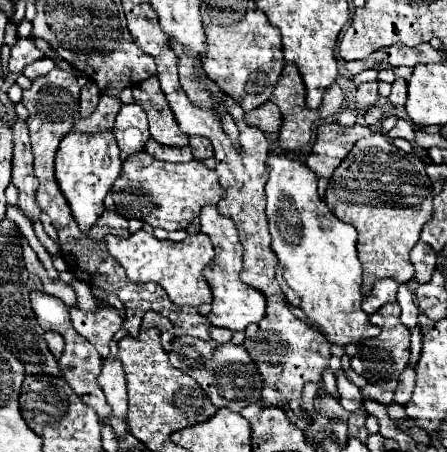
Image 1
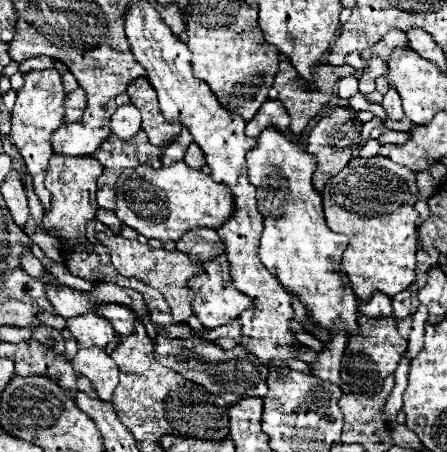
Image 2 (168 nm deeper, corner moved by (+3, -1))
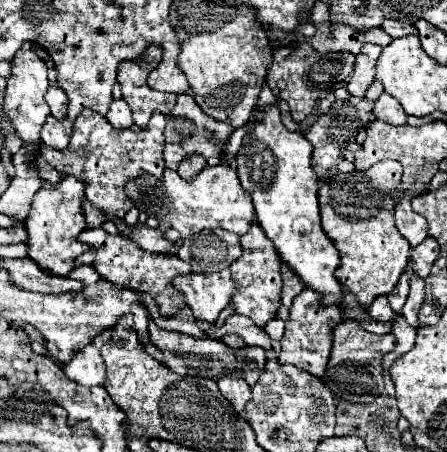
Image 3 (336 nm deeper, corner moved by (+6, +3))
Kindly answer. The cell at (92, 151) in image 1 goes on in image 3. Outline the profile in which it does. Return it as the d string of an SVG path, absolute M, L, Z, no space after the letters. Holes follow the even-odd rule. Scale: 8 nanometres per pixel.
M62 176L58 184L44 182L32 200L32 210L26 218L28 232L28 256L36 260L42 268L52 274L66 276L74 268L74 260L90 249L87 244L78 242L76 236L86 228L86 218L82 212L86 182L74 176Z

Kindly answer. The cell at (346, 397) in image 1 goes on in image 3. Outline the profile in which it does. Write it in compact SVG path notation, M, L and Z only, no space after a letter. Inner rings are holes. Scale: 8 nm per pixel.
M304 288L290 306L290 318L286 320L286 332L280 340L282 352L278 356L280 364L292 364L300 370L306 370L314 376L322 376L328 366L328 356L332 350L332 328L340 324L342 310L336 308L320 308L320 294Z

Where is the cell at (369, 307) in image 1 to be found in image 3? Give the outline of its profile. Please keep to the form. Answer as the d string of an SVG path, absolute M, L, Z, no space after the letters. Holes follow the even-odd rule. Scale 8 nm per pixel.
M378 296L378 298L370 304L368 312L370 312L370 316L372 316L374 320L378 320L378 322L388 322L388 320L394 318L394 312L392 312L392 308L390 308L390 304L388 304L388 296Z

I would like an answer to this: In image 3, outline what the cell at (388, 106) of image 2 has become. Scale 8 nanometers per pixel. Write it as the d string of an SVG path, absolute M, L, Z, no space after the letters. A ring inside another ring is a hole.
M386 92L374 102L372 112L376 114L376 118L380 118L380 120L384 120L388 124L404 124L406 122L406 114L402 110L402 104L396 98L392 98L390 94L386 94Z

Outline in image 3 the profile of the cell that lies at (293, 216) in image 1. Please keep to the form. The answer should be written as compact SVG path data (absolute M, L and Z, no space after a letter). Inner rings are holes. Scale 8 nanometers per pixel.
M272 106L272 108L266 108L266 116L244 138L244 144L236 156L236 170L238 170L242 186L252 194L256 222L262 226L268 240L274 244L282 262L286 262L294 270L294 274L302 280L304 286L316 290L322 296L322 306L332 306L332 304L340 306L344 300L344 290L342 290L342 284L334 276L334 270L340 264L340 256L338 256L336 244L326 236L320 224L318 178L312 170L310 160L312 160L312 144L302 134L286 130L280 122L280 110Z

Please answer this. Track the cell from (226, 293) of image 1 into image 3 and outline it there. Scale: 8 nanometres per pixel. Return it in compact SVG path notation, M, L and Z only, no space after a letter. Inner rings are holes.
M230 268L210 274L186 274L174 280L174 286L184 294L196 320L216 322L218 314L230 304L234 294L234 280Z

